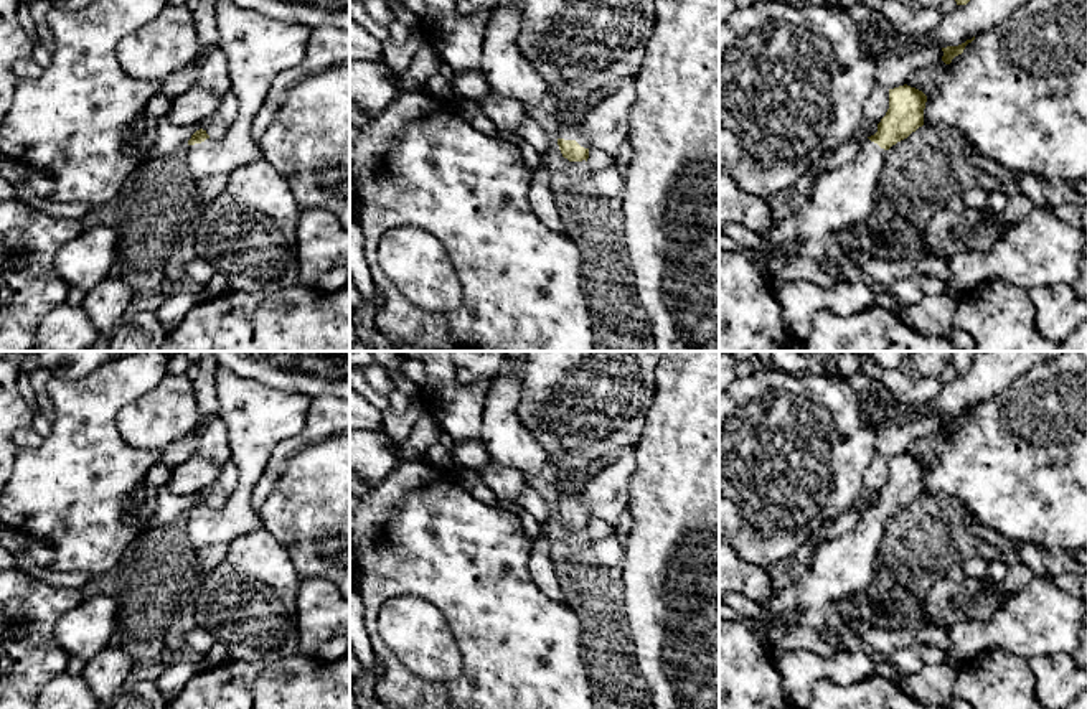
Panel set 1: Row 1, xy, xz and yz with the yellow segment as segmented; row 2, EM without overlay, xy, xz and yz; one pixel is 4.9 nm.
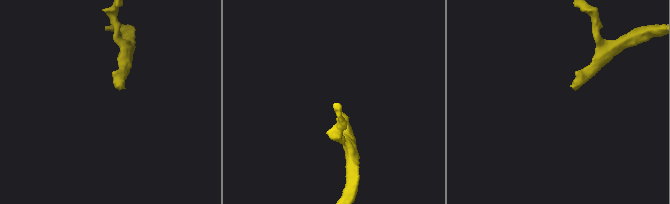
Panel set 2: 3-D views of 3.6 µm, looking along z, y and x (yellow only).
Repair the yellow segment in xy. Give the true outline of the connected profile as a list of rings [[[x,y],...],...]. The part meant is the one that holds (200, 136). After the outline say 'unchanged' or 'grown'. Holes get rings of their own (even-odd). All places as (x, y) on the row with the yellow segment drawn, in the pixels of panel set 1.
[[[216,0],[216,26],[219,35],[219,49],[224,53],[228,59],[228,73],[231,79],[231,91],[238,97],[238,117],[236,120],[226,127],[224,137],[221,140],[211,139],[206,130],[196,130],[188,140],[188,170],[196,183],[196,186],[208,176],[213,175],[229,175],[236,168],[247,165],[251,162],[257,162],[264,158],[259,142],[251,137],[251,125],[262,107],[274,79],[285,69],[299,66],[307,56],[307,45],[310,40],[312,30],[299,23],[284,23],[274,20],[271,16],[261,15],[254,10],[239,8],[228,0]]]; grown

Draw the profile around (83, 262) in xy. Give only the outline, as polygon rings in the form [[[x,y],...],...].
[[[87,226],[56,254],[56,274],[69,289],[89,290],[109,274],[117,254],[117,234],[111,226]]]

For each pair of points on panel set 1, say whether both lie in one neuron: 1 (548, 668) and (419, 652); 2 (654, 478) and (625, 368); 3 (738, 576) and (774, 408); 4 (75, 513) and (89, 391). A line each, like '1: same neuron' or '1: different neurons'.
1: different neurons
2: different neurons
3: different neurons
4: same neuron

